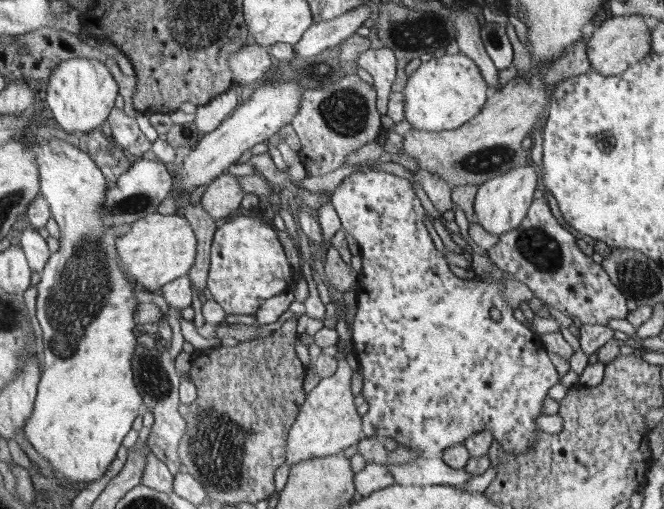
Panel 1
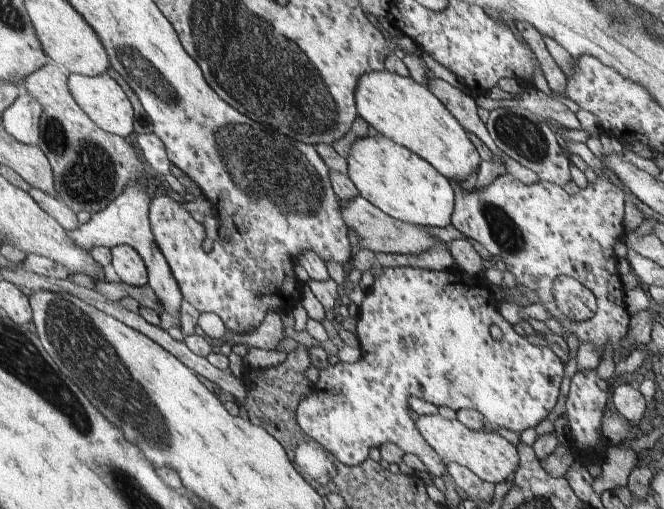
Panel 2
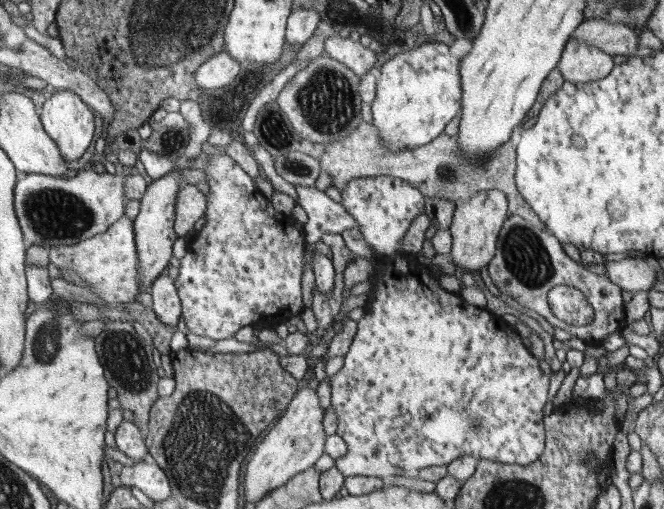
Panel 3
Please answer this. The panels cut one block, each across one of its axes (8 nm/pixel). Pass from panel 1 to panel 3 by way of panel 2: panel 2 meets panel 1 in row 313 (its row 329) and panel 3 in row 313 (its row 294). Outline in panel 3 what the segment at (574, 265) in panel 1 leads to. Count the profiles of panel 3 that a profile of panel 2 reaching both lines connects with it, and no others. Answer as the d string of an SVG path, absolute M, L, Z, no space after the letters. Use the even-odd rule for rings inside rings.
M511 215L501 229L497 240L497 251L488 265L488 274L500 294L506 293L516 299L521 305L534 310L544 316L553 327L567 330L572 337L592 343L594 340L609 338L614 330L620 328L624 320L624 306L622 306L622 292L605 275L588 272L582 263L574 262L562 250L558 238L550 234L546 228L534 228L532 223L526 222L524 217ZM554 286L572 286L586 295L593 306L593 321L586 326L576 327L560 320L549 307L547 294Z

